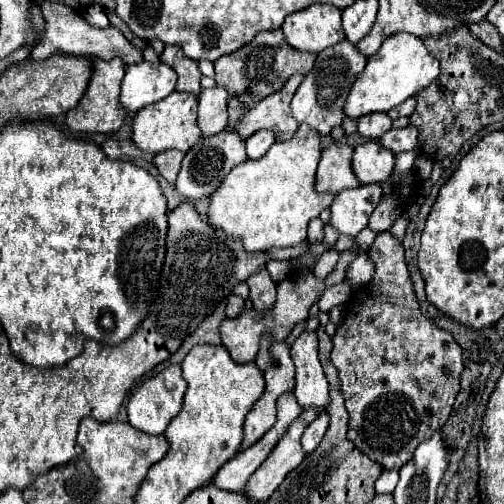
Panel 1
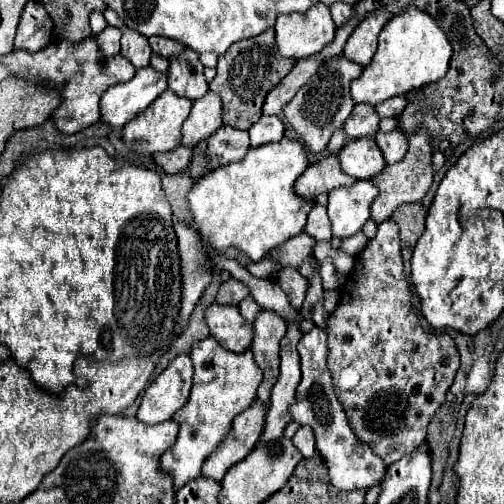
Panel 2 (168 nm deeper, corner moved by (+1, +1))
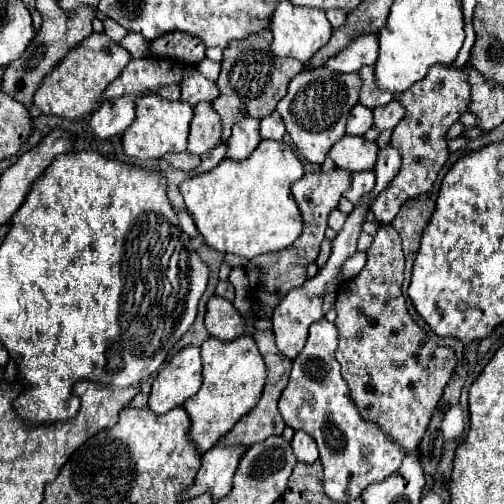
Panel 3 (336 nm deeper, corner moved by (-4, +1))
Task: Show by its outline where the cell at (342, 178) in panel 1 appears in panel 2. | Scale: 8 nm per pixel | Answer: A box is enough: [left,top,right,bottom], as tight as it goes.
[294,156,356,200]

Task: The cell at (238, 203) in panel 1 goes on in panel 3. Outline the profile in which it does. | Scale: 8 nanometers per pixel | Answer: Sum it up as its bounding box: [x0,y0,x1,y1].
[179,140,303,258]

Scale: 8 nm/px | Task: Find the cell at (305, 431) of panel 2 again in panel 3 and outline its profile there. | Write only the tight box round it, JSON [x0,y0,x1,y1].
[291,430,319,462]

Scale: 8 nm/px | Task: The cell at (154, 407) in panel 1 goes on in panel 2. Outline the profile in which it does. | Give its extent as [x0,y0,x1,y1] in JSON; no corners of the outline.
[138,354,194,424]

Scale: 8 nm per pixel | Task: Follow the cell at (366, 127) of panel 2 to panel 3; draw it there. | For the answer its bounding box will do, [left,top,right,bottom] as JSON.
[347,104,373,136]

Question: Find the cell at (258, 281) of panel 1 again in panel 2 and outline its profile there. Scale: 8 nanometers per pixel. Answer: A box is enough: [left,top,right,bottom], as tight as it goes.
[250,310,286,408]

